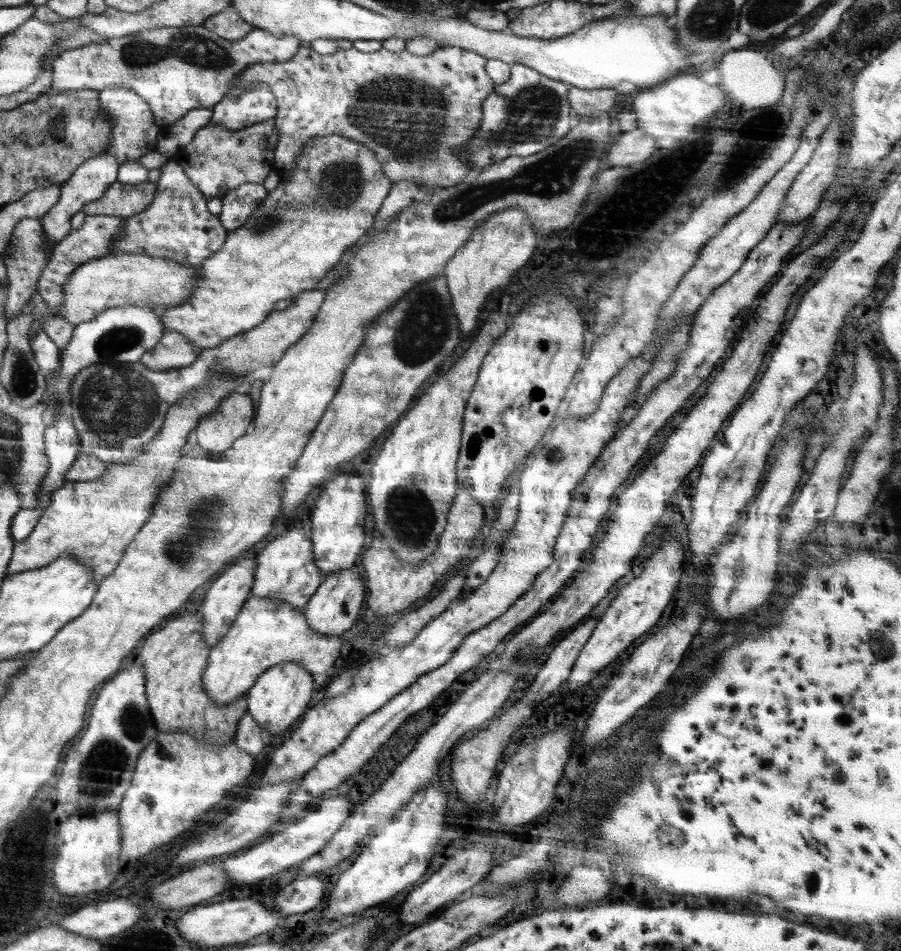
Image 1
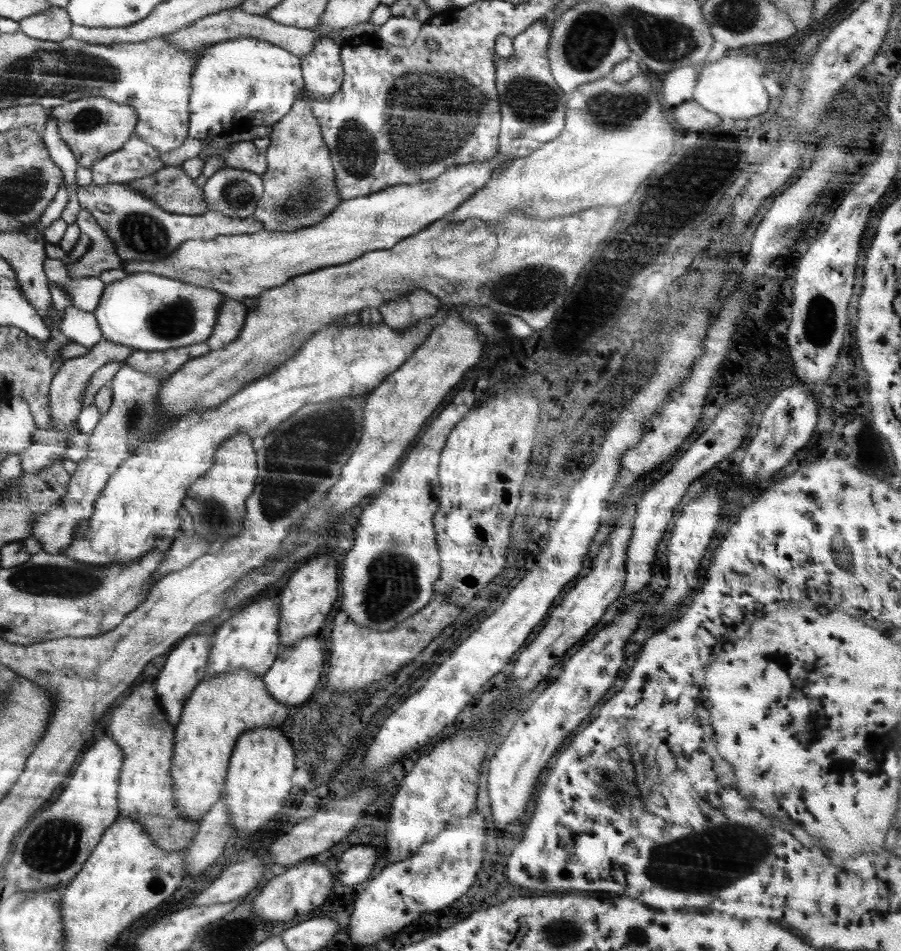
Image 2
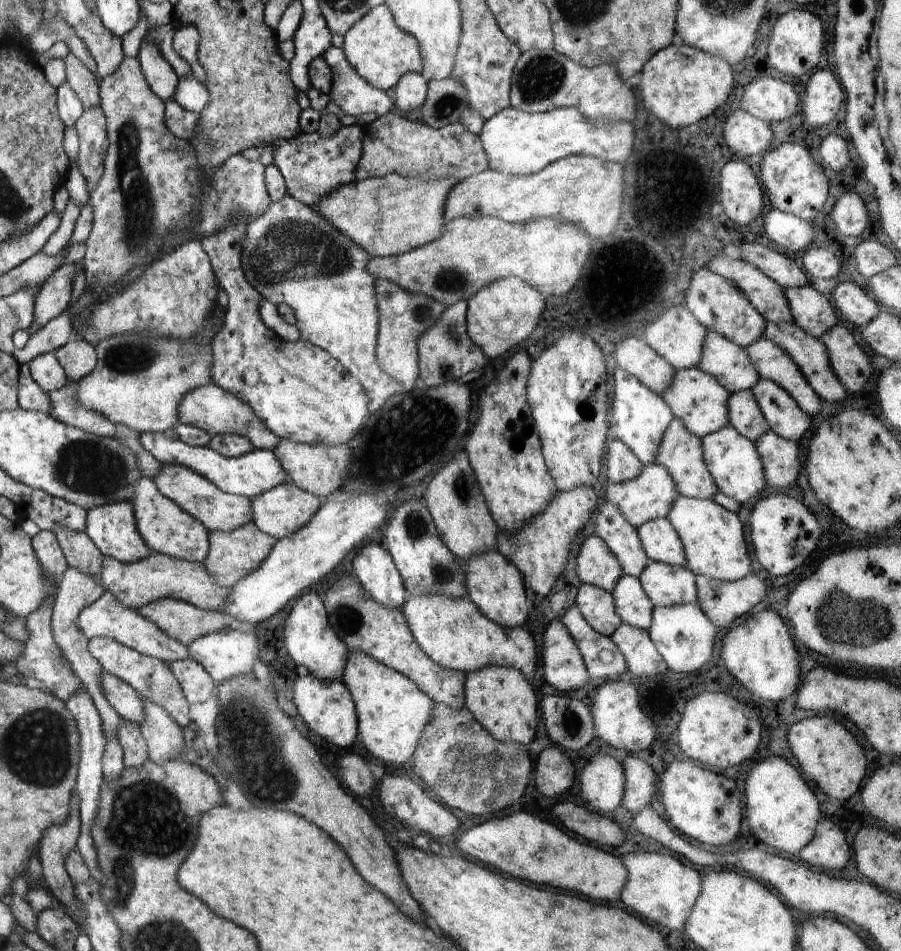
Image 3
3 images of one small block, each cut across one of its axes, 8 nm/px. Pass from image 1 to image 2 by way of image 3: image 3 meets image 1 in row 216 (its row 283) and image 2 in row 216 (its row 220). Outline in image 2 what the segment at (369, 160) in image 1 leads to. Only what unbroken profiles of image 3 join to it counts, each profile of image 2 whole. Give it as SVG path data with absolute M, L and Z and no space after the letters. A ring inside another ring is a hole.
M296 100L290 112L271 127L265 153L267 170L261 176L263 196L252 217L259 220L264 229L274 232L292 232L318 224L332 214L342 201L334 180L330 150L322 138L321 126L313 115L311 104Z

